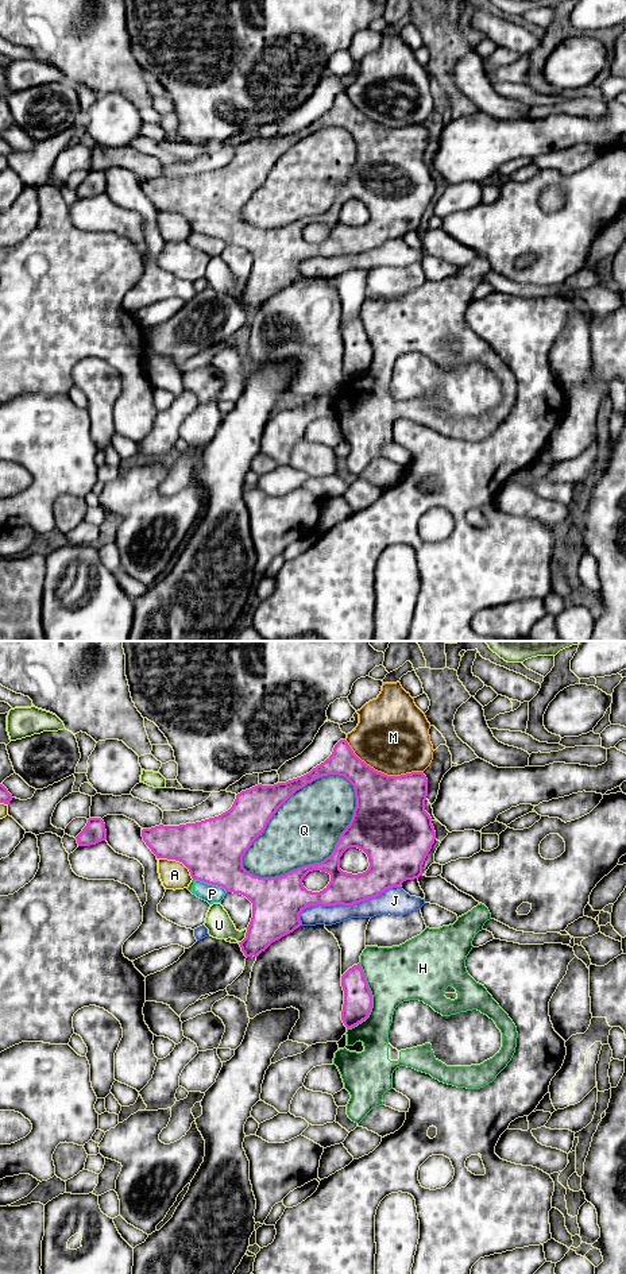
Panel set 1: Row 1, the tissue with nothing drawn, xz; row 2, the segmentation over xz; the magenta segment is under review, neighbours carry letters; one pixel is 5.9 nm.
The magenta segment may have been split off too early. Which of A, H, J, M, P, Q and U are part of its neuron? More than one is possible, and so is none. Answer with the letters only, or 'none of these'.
none of these

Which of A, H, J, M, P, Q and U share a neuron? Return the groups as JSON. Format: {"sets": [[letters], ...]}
{"sets": [["A"], ["H", "P", "Q"], ["J"], ["M"], ["U"]]}

